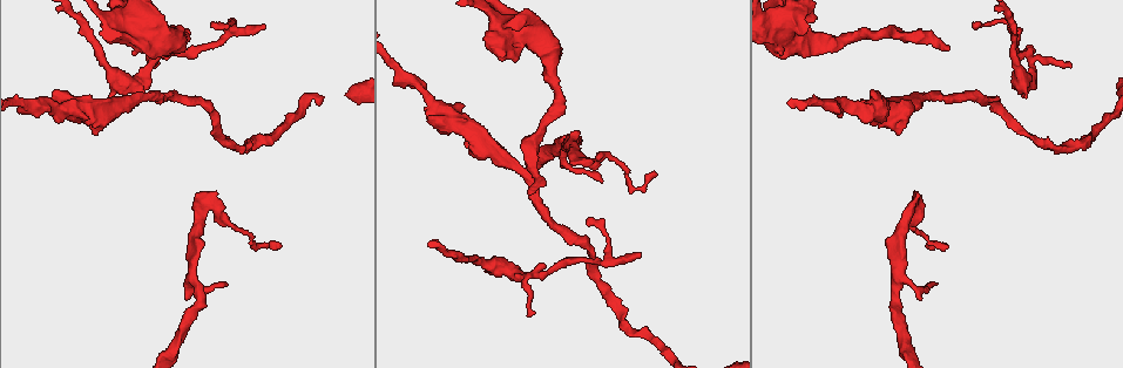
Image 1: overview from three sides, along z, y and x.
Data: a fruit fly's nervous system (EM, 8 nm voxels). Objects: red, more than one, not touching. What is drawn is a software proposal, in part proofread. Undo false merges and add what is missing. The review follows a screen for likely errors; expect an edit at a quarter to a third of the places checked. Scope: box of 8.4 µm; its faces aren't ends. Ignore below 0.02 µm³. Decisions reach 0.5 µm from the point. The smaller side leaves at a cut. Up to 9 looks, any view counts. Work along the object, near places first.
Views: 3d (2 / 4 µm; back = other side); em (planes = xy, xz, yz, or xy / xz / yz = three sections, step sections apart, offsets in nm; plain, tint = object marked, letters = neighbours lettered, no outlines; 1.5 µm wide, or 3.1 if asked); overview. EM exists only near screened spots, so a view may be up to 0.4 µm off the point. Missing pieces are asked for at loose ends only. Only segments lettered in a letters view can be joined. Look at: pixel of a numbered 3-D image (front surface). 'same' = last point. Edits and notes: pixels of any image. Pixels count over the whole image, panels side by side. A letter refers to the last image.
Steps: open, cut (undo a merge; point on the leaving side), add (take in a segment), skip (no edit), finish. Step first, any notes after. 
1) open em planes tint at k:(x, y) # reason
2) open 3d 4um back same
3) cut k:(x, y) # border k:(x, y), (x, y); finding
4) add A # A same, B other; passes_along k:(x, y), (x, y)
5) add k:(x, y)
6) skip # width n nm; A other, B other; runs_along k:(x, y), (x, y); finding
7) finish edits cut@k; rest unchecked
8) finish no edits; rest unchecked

open 3d 4um at 1:(63, 111) # sudden change in width

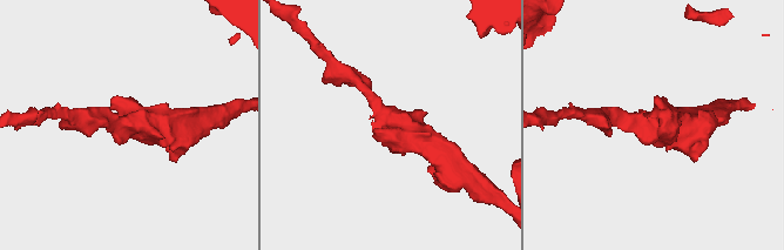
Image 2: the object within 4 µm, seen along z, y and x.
open em planes letters at 2:(388, 115) # arm_widths 190, 360 nm

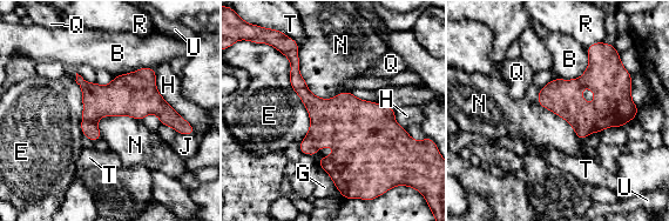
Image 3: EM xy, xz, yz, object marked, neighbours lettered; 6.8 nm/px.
skip # width 240 nm; longest_contact E 650 nm; B other, E other, G other, H other, J other, N other, Q other, R other, T other, U other; one neuron here

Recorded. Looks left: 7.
open em planes letters at 1:(530, 195) # branch stops here

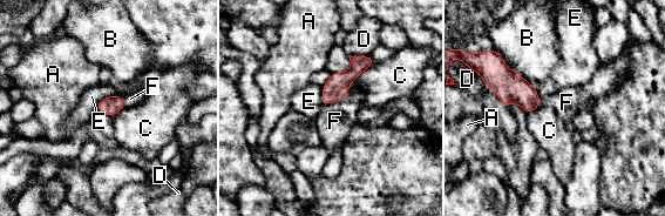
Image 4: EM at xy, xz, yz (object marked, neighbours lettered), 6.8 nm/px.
add F # A other, B other, C other, D other, E other, F same; passes_along 4:(338, 85), (332, 102), (334, 121); it goes on there

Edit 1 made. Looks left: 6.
open 3d 4um at 1:(1008, 31) # thin end

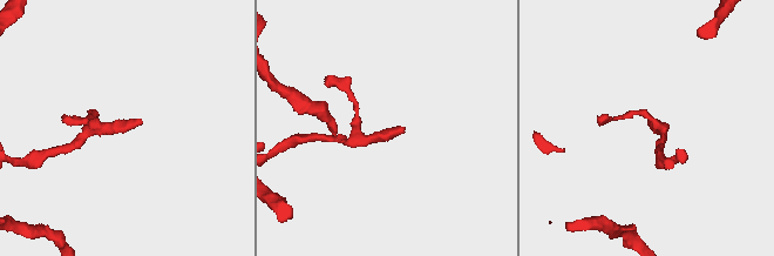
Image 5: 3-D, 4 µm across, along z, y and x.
open em planes tint at 5:(402, 132)

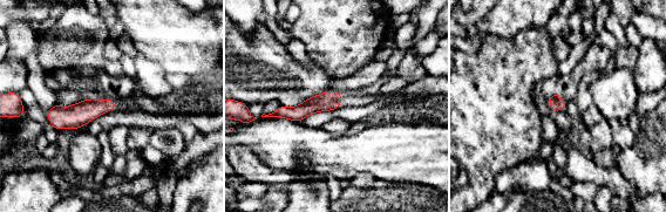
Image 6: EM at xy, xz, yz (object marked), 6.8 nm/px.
open em planes letters same # see the neighbours

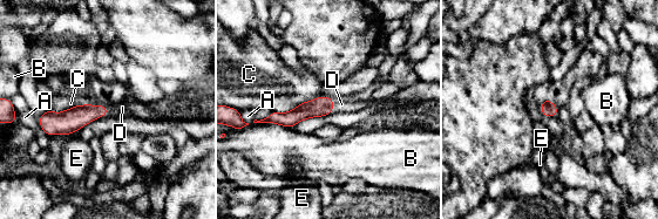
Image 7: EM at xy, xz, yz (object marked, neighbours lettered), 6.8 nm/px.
add D # A other, B other, C other, D same, E other; the neuron continues

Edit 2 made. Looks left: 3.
open overview

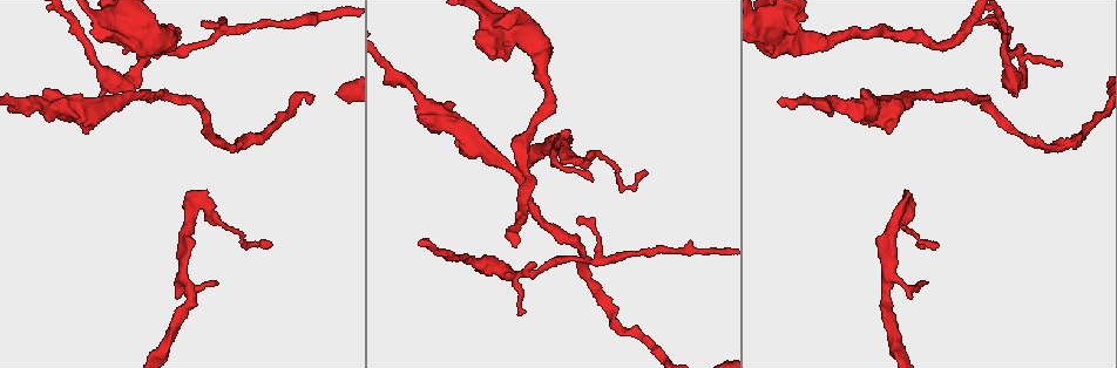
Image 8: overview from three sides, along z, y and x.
open em planes letters at 8:(566, 160) # free end

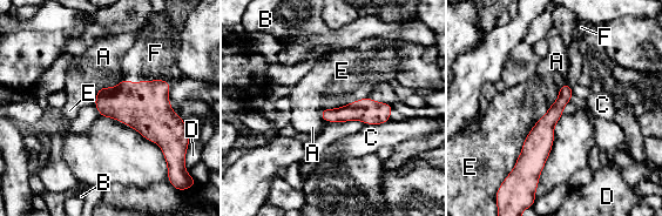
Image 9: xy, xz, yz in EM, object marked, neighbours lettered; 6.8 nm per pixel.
add F # width 130 nm; A other, B other, C other, D other, E other, F same; passes_along 9:(144, 106), (155, 80), (155, 53); the neuron continues

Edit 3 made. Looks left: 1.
finish edits add@4, add@7, add@9; rest unchecked

